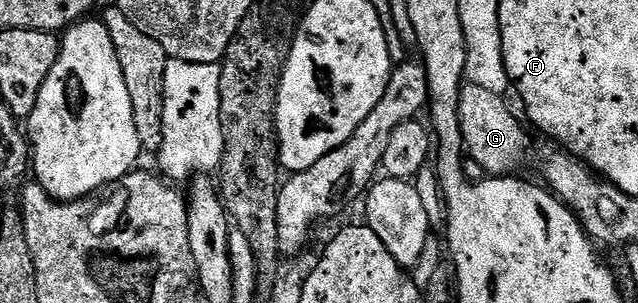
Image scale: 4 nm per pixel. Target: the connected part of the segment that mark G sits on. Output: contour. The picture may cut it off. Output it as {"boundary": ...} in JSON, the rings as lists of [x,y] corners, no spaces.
{"boundary":[[[467,83],[459,94],[458,116],[466,154],[491,177],[507,177],[518,172],[515,170],[527,147],[523,127],[518,117],[507,108],[507,101],[504,96],[489,93],[489,89],[481,89],[472,83]]]}

